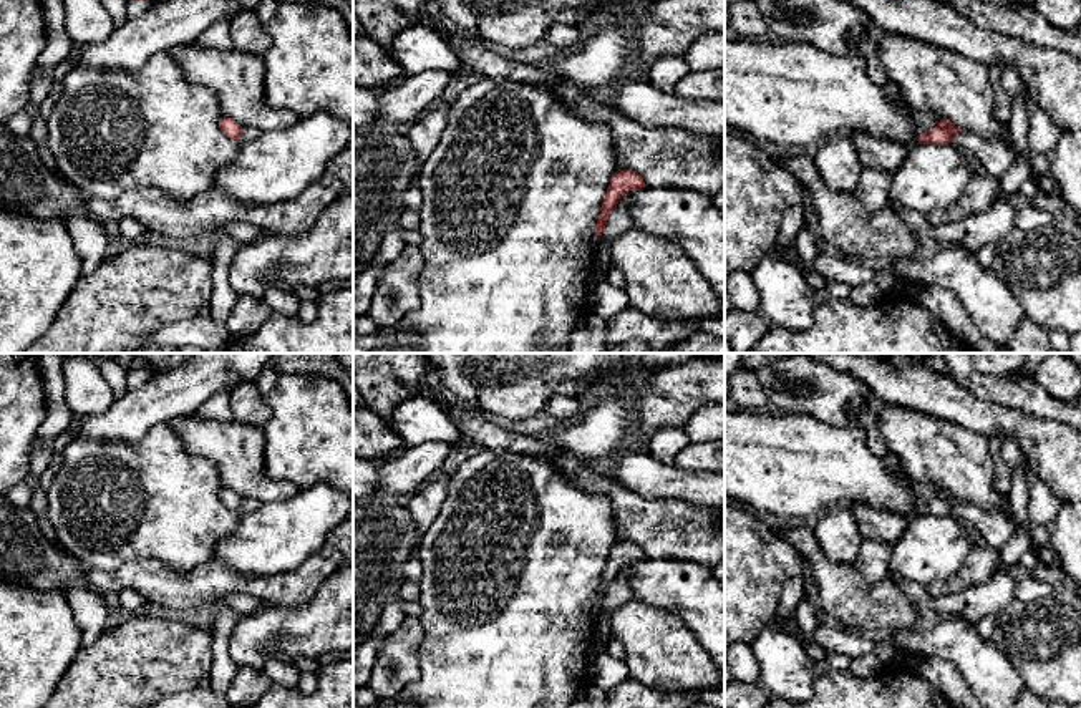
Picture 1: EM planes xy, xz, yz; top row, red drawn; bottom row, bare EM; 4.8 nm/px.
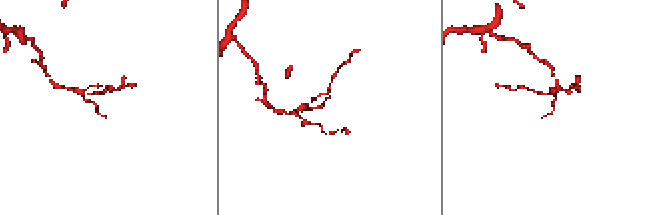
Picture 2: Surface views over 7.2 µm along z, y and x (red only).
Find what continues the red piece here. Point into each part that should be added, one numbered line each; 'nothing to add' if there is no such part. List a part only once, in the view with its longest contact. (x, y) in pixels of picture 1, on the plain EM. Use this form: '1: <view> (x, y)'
nothing to add

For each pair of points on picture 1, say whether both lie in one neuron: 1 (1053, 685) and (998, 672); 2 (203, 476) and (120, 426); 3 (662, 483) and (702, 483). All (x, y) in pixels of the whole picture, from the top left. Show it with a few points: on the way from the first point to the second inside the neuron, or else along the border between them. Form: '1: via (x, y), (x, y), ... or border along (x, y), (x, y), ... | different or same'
1: border along (997, 649), (1012, 664), (1025, 687) | different
2: border along (171, 423), (156, 423), (135, 441), (103, 441) | different
3: via (672, 483), (692, 483) | same

